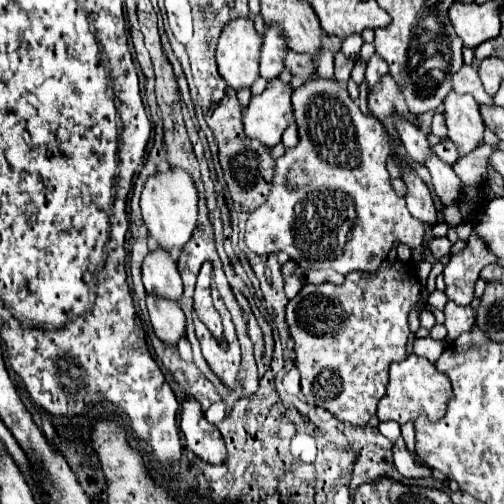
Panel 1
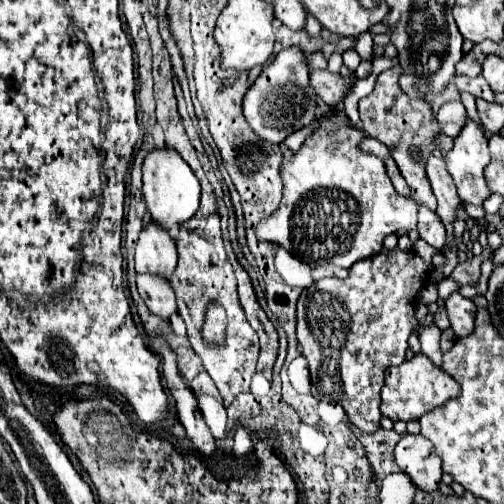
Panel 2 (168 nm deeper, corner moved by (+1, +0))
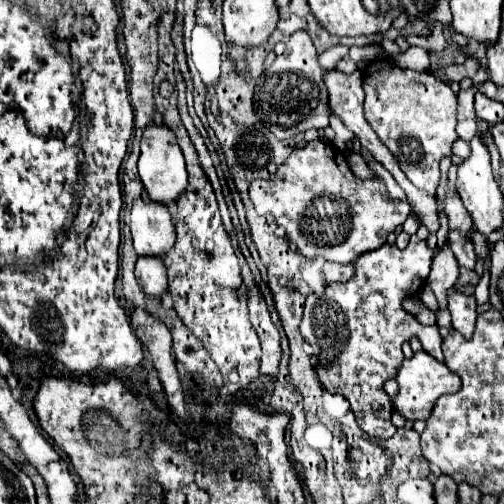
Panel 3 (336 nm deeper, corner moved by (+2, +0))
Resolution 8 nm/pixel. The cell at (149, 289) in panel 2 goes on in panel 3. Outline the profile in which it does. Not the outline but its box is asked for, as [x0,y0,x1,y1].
[136,260,168,300]

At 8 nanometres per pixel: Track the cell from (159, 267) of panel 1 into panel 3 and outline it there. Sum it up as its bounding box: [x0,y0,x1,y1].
[130,200,174,258]

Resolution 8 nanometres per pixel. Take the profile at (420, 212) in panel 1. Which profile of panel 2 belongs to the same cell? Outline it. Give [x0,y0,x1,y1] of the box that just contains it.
[359,66,441,210]

